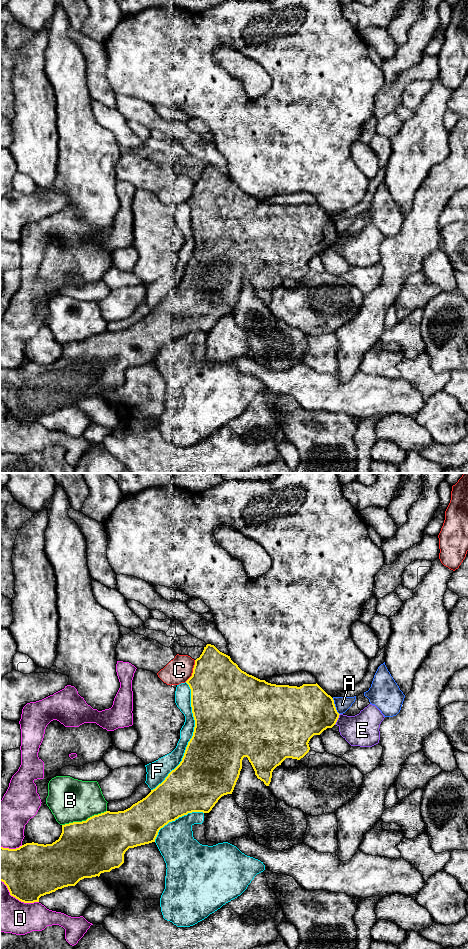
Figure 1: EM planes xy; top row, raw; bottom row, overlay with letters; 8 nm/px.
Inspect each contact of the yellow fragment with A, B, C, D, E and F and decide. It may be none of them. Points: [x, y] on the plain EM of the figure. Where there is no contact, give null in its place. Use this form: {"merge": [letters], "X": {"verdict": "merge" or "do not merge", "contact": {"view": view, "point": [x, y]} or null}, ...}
{"merge": [], "A": {"verdict": "do not merge", "contact": {"view": "xy", "point": [334, 226]}}, "B": {"verdict": "do not merge", "contact": {"view": "xy", "point": [84, 341]}}, "C": {"verdict": "do not merge", "contact": {"view": "xy", "point": [193, 191]}}, "D": {"verdict": "do not merge", "contact": {"view": "xy", "point": [17, 418]}}, "E": {"verdict": "do not merge", "contact": {"view": "xy", "point": [337, 239]}}, "F": {"verdict": "do not merge", "contact": {"view": "xy", "point": [192, 257]}}}

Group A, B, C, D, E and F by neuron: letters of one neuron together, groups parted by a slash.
A / B / C / D / E / F

